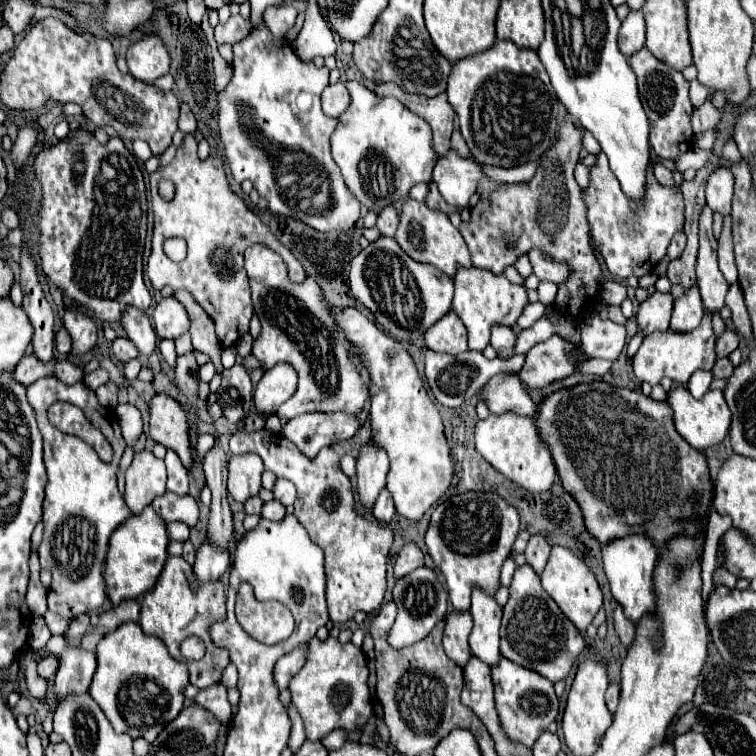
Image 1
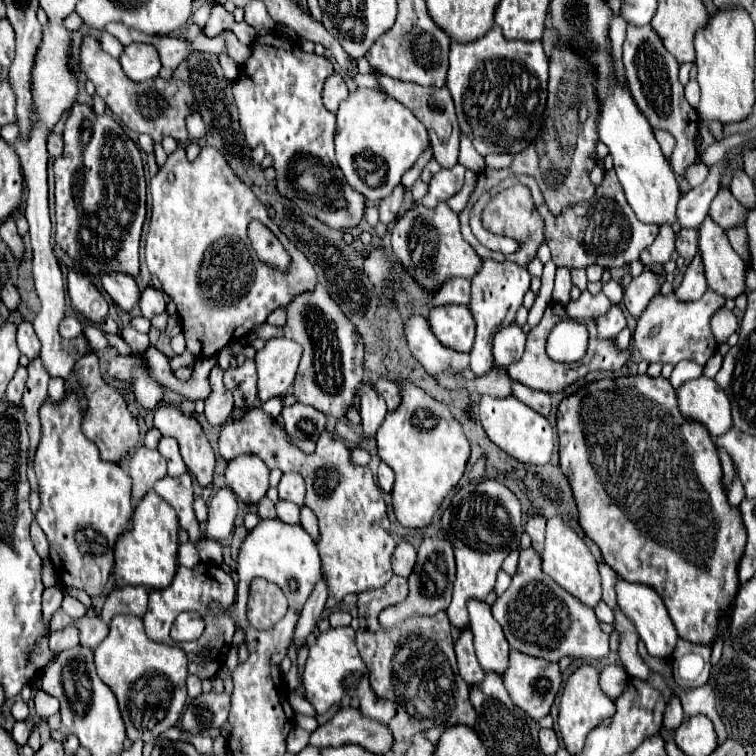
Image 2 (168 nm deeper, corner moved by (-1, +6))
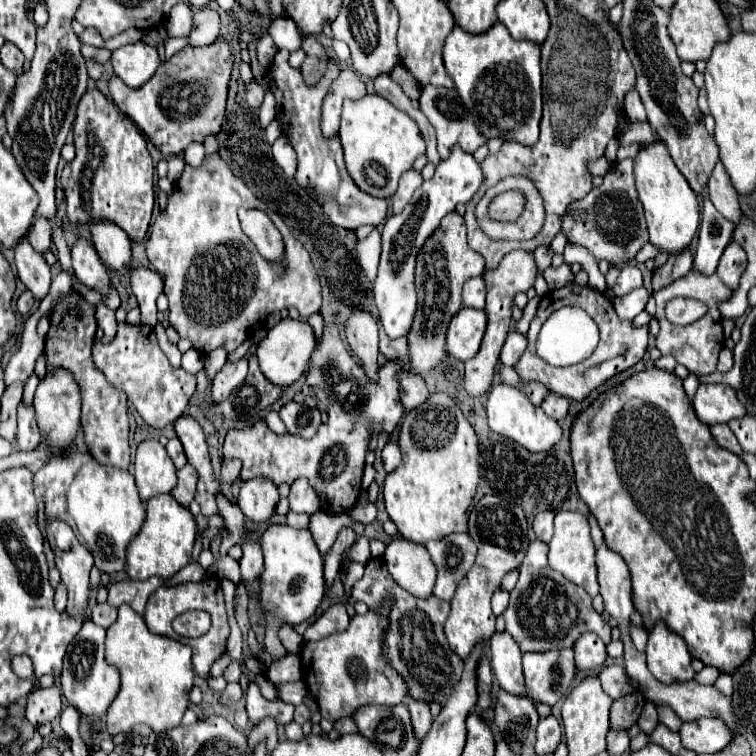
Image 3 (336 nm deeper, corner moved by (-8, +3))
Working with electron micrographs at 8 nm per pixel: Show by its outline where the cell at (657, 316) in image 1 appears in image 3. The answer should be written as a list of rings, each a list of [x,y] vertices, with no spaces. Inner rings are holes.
[[[628,265],[626,269],[620,271],[620,279],[612,289],[618,297],[622,297],[622,295],[628,295],[628,291],[634,291],[636,287],[642,287],[642,273],[638,267]]]

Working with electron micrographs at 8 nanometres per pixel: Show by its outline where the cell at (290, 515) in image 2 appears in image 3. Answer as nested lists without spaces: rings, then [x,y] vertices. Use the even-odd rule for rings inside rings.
[[[326,511],[314,513],[308,525],[308,531],[312,533],[322,553],[326,553],[334,545],[339,531],[343,528],[351,528],[357,536],[362,536],[366,525],[352,520],[347,514],[326,515]]]

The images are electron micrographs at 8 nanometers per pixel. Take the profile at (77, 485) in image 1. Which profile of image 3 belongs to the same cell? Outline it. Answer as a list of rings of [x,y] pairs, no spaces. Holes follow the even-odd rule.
[[[72,449],[68,455],[52,455],[34,473],[34,495],[48,521],[58,519],[72,527],[78,541],[92,553],[100,573],[110,575],[124,569],[126,547],[138,535],[146,517],[130,473],[100,465],[90,453]]]

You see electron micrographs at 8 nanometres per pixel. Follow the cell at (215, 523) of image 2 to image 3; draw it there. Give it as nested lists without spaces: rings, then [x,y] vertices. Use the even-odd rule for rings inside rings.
[[[224,459],[224,465],[222,465],[222,473],[220,473],[220,481],[224,485],[232,485],[236,483],[240,477],[240,461],[226,461]]]

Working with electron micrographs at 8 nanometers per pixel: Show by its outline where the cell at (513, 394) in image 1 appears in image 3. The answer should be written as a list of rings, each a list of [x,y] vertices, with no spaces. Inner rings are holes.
[[[548,393],[540,407],[544,409],[546,415],[550,415],[552,419],[558,421],[558,419],[566,417],[566,413],[568,413],[568,405],[570,405],[570,401],[568,401],[566,397],[560,397],[560,395],[556,395],[556,393]]]

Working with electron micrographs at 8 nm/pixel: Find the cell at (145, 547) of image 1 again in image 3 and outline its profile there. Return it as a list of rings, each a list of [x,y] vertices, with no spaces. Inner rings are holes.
[[[172,495],[152,497],[146,507],[146,519],[142,529],[126,549],[128,577],[134,581],[144,581],[150,577],[170,579],[190,563],[194,541],[196,541],[196,521],[192,513],[180,507],[180,503],[172,499]]]

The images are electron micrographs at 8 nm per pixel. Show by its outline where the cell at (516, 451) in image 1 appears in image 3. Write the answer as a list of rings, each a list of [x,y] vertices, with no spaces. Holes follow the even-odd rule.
[[[508,385],[492,387],[492,391],[488,393],[486,411],[488,411],[488,425],[494,433],[520,443],[524,449],[528,449],[532,453],[552,451],[552,447],[556,447],[556,443],[562,437],[560,425],[554,419],[550,419],[540,407],[534,407],[528,401],[528,397],[524,393],[520,393],[516,387],[508,387]]]

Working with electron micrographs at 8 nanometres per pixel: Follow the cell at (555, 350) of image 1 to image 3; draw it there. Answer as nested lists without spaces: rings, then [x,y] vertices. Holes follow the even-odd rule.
[[[570,283],[570,285],[564,285],[560,289],[554,289],[554,291],[548,291],[542,301],[540,301],[540,307],[538,307],[538,313],[536,317],[532,319],[530,323],[530,331],[528,331],[528,349],[524,353],[524,357],[516,363],[516,373],[524,379],[524,381],[538,381],[542,383],[548,391],[552,393],[558,393],[562,397],[568,397],[568,399],[574,399],[574,401],[582,401],[584,397],[588,397],[600,383],[608,381],[610,377],[614,377],[616,373],[622,373],[626,371],[628,367],[636,365],[646,349],[648,349],[648,325],[640,327],[640,329],[634,329],[630,321],[622,321],[618,319],[618,315],[614,313],[614,307],[610,301],[606,301],[600,293],[596,293],[594,289],[590,287],[580,287],[576,283]],[[566,305],[572,305],[572,307],[580,307],[584,309],[594,321],[596,325],[600,327],[600,345],[598,345],[598,355],[590,355],[586,361],[582,363],[576,363],[576,365],[570,365],[570,367],[550,367],[546,361],[542,361],[538,355],[536,355],[536,337],[540,333],[540,327],[542,323],[554,313],[558,311],[560,307],[566,307]]]

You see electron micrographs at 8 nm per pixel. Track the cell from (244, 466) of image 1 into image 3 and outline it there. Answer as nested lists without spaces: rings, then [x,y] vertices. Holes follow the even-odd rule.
[[[248,479],[244,481],[240,495],[238,495],[238,507],[242,513],[252,521],[266,521],[278,503],[280,495],[276,491],[274,483],[268,483],[268,479]]]

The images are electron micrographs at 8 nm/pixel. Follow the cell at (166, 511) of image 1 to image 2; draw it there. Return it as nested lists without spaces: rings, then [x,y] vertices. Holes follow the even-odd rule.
[[[189,472],[183,476],[165,476],[155,484],[155,492],[175,508],[181,528],[189,534],[189,540],[205,540],[199,522],[193,514],[193,478]]]

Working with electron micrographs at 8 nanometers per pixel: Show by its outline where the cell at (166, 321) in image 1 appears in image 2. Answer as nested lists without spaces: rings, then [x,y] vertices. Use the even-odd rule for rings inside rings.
[[[147,286],[141,292],[141,300],[139,300],[139,310],[145,318],[153,318],[155,314],[165,312],[165,294],[163,290],[155,288],[155,286]]]

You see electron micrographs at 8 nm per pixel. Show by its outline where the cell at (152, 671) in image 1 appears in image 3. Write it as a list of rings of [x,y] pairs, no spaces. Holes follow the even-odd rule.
[[[122,605],[118,607],[116,623],[106,631],[106,659],[108,663],[118,667],[120,679],[122,679],[120,691],[106,713],[106,727],[112,737],[132,731],[132,727],[136,725],[146,725],[156,733],[156,731],[166,731],[168,727],[178,727],[182,723],[182,717],[190,703],[188,695],[190,695],[192,679],[194,679],[192,649],[188,645],[150,633],[144,623],[144,617],[138,615],[130,605]]]

